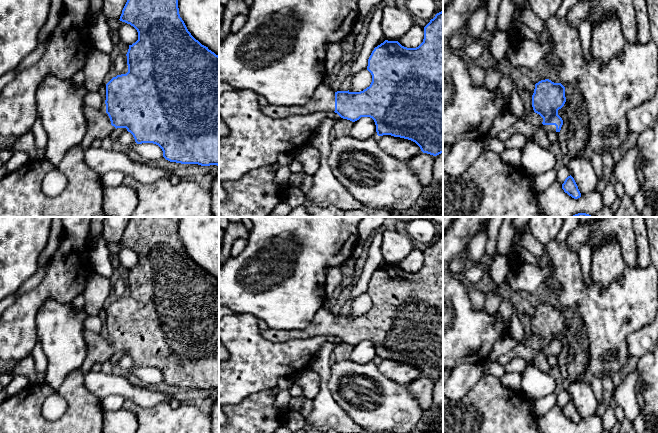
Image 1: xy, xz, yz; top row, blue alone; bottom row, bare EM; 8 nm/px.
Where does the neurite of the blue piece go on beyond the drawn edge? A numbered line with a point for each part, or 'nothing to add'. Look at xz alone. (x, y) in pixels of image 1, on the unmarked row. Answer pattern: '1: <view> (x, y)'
1: xz (323, 323)

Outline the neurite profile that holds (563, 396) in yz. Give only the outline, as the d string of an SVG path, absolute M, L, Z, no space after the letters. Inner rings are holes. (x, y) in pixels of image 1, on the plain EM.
M564 388L558 395L557 395L557 402L556 402L556 405L562 409L565 405L565 403L570 400L571 397L570 397L570 394L569 392L567 391L566 388Z

